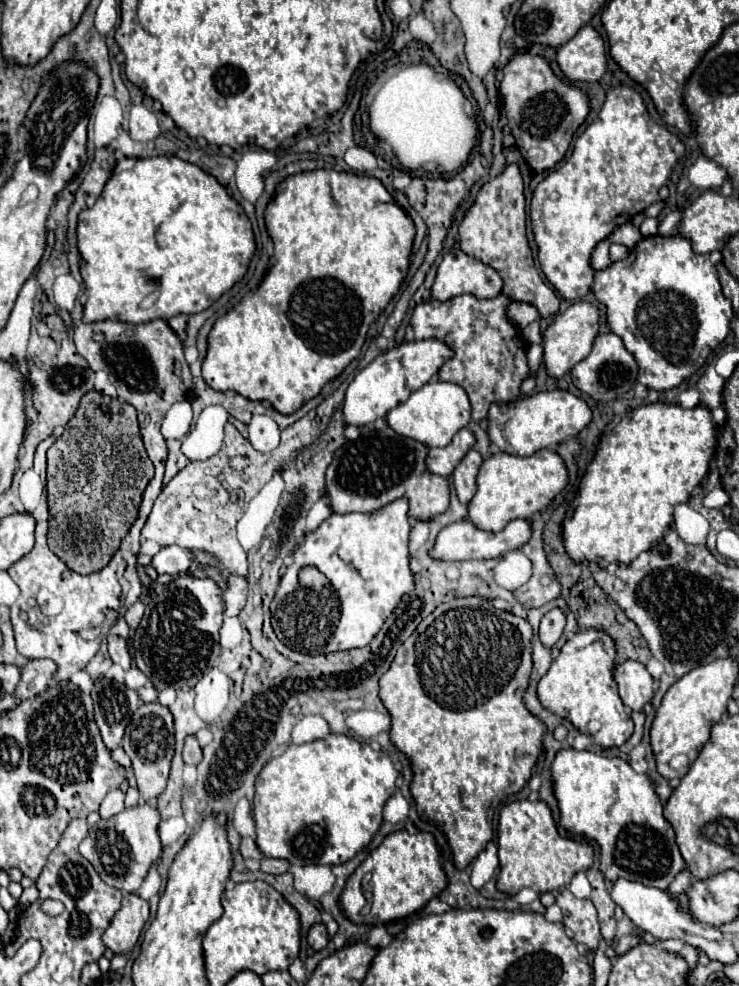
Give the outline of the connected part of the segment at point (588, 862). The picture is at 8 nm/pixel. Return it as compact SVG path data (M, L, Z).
M514 800L504 804L498 818L498 858L500 858L500 876L496 880L496 888L510 896L518 894L522 888L532 888L534 892L552 892L570 884L572 876L580 870L588 870L594 862L594 848L586 840L574 840L558 834L552 810L542 800Z

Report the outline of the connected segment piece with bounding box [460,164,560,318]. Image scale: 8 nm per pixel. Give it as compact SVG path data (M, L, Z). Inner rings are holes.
M510 164L506 170L484 184L476 196L474 206L468 210L466 218L460 222L460 248L484 264L492 266L504 280L502 292L518 302L532 304L538 308L542 318L554 316L558 312L560 300L554 290L544 284L540 272L534 266L534 256L528 246L526 236L526 196L524 182L520 176L520 166Z

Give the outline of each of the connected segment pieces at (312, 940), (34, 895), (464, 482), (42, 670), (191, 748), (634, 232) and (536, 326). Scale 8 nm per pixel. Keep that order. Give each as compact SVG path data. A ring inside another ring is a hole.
M320 922L320 924L314 924L314 926L310 928L310 932L308 932L308 944L310 944L310 948L318 952L318 950L326 948L328 942L330 942L330 936L328 936L328 932L326 932L326 926L324 926L322 922Z
M35 885L23 889L22 896L18 900L18 905L26 907L38 900L39 892Z
M470 450L464 460L454 468L454 488L458 494L458 500L468 506L470 500L474 498L474 488L476 488L476 476L478 468L482 466L482 456L476 450Z
M30 660L26 666L22 666L16 698L26 700L46 692L48 684L54 680L54 672L58 672L58 666L52 660Z
M194 736L186 738L186 744L184 744L184 762L192 764L192 766L198 766L202 762L202 748L200 748L200 744L198 744L198 740Z
M626 222L622 226L618 226L612 234L610 234L610 240L616 242L616 244L624 244L628 248L634 248L640 240L642 240L642 234L640 234L640 228L634 226L632 222Z
M534 320L522 330L522 338L530 344L542 344L542 334L540 334L540 320Z

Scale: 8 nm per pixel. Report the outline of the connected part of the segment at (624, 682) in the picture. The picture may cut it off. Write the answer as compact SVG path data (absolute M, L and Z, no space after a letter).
M626 660L624 664L618 664L614 680L624 706L634 712L642 712L644 706L654 698L654 678L640 662Z

